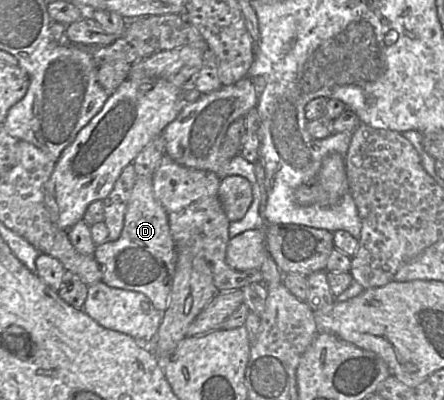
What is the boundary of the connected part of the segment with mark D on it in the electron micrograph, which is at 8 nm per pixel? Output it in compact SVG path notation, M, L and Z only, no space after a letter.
M136 175L120 237L97 245L93 257L101 268L103 283L144 294L159 311L167 308L176 268L176 247L167 213L154 196L152 177Z

